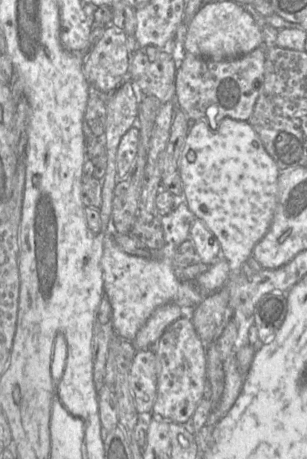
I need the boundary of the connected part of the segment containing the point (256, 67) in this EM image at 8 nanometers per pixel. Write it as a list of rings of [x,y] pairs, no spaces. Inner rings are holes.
[[[260,46],[250,53],[230,60],[211,60],[186,53],[177,69],[175,103],[192,122],[205,122],[215,129],[224,118],[248,121],[264,82],[266,48]]]

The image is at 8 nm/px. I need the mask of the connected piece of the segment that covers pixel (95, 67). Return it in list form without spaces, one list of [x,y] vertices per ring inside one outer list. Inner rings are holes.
[[[108,26],[99,41],[83,53],[83,72],[90,86],[111,93],[129,82],[127,40],[124,31]]]

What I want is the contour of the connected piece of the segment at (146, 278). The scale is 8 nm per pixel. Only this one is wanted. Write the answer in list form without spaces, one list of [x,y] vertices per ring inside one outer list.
[[[187,203],[180,204],[167,215],[160,217],[164,245],[158,257],[146,258],[131,255],[121,250],[112,235],[104,236],[104,251],[100,266],[103,272],[104,292],[113,314],[113,327],[122,338],[133,340],[154,310],[167,302],[174,302],[187,312],[201,303],[204,297],[222,288],[231,276],[227,261],[220,256],[194,281],[180,281],[174,272],[173,255],[178,246],[189,239],[190,227],[196,216]]]

